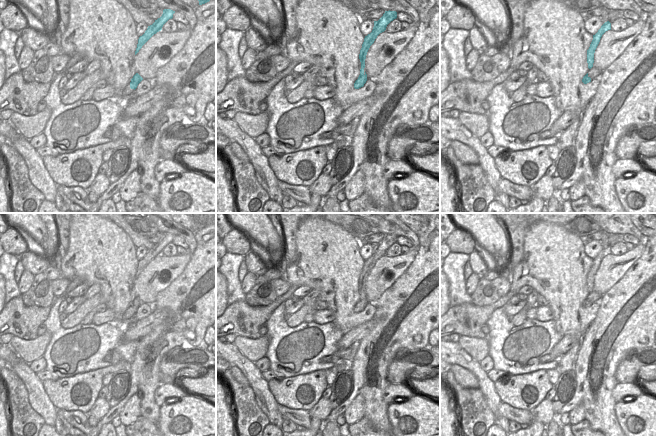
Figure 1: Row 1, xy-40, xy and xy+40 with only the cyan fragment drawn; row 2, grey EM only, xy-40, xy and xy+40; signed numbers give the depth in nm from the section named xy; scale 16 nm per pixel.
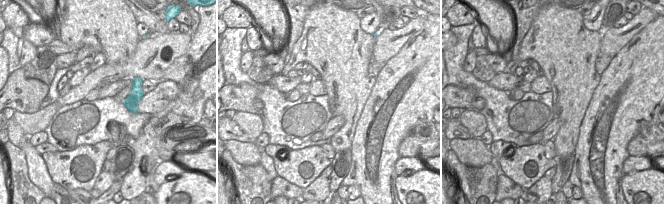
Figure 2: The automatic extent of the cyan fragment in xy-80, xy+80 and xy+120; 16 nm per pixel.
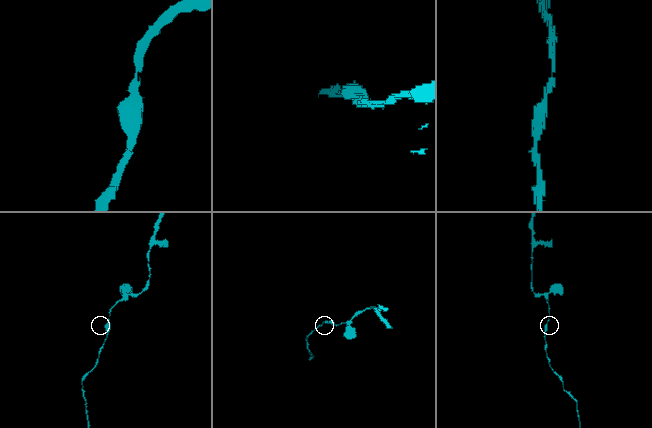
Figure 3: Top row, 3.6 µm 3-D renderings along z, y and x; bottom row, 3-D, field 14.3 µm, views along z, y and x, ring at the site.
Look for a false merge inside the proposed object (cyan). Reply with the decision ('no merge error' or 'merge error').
no merge error

